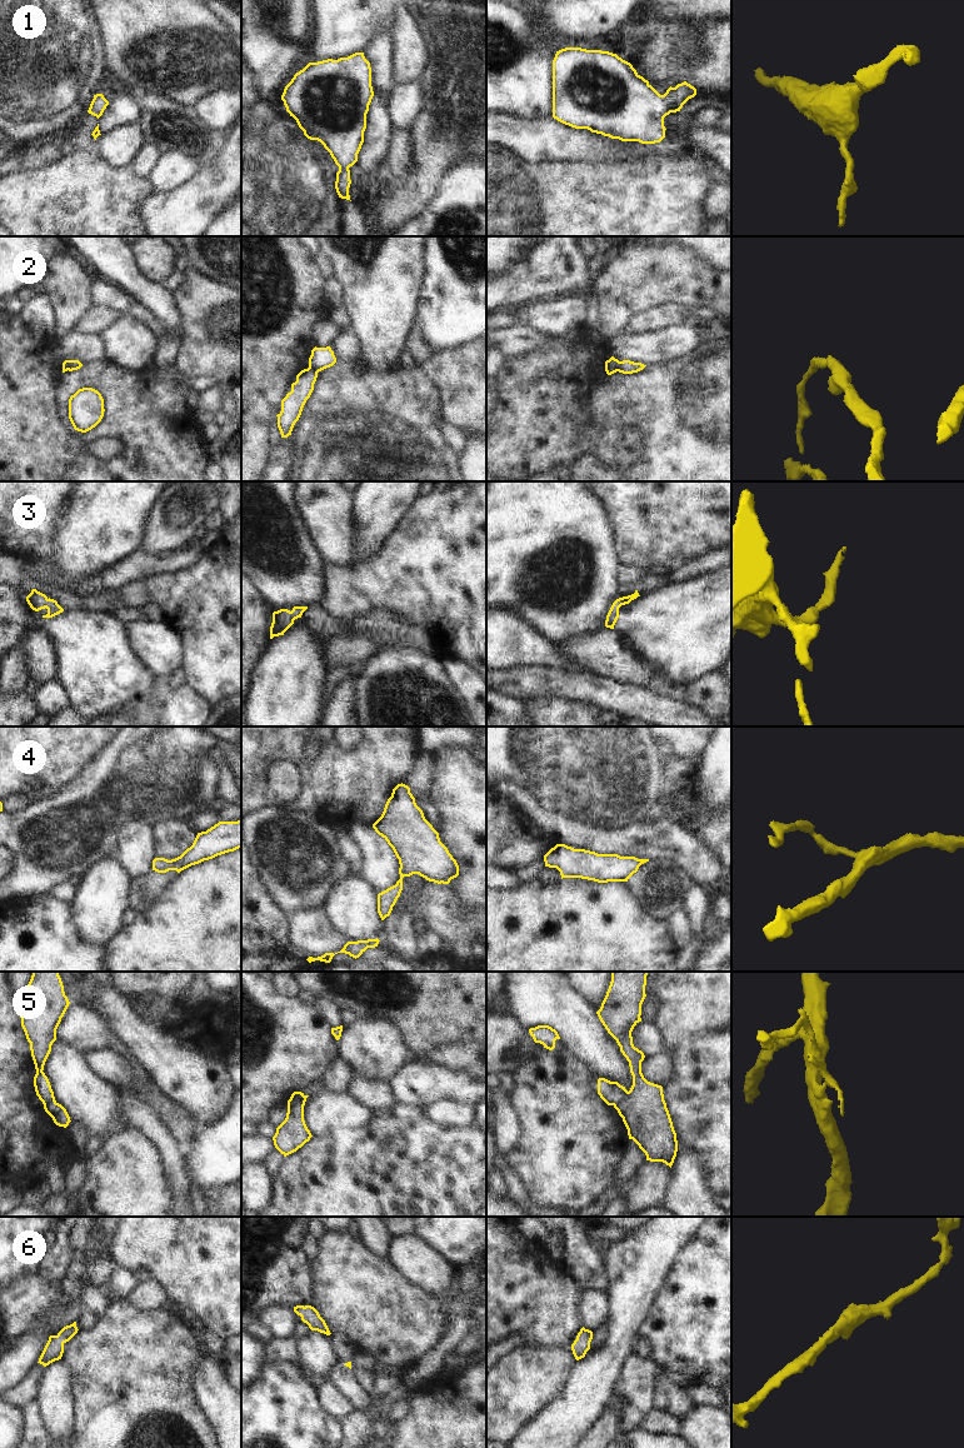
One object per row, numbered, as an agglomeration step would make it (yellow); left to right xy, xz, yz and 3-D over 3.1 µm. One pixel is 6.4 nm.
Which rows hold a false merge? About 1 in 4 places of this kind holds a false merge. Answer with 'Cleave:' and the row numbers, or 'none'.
Cleave: 2, 5

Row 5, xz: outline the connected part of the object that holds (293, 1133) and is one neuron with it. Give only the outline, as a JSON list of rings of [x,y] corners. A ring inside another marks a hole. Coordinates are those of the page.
[[[306,1098],[293,1108],[288,1108],[285,1120],[276,1128],[273,1137],[275,1148],[284,1155],[289,1155],[301,1148],[313,1137],[304,1120],[304,1105]]]

